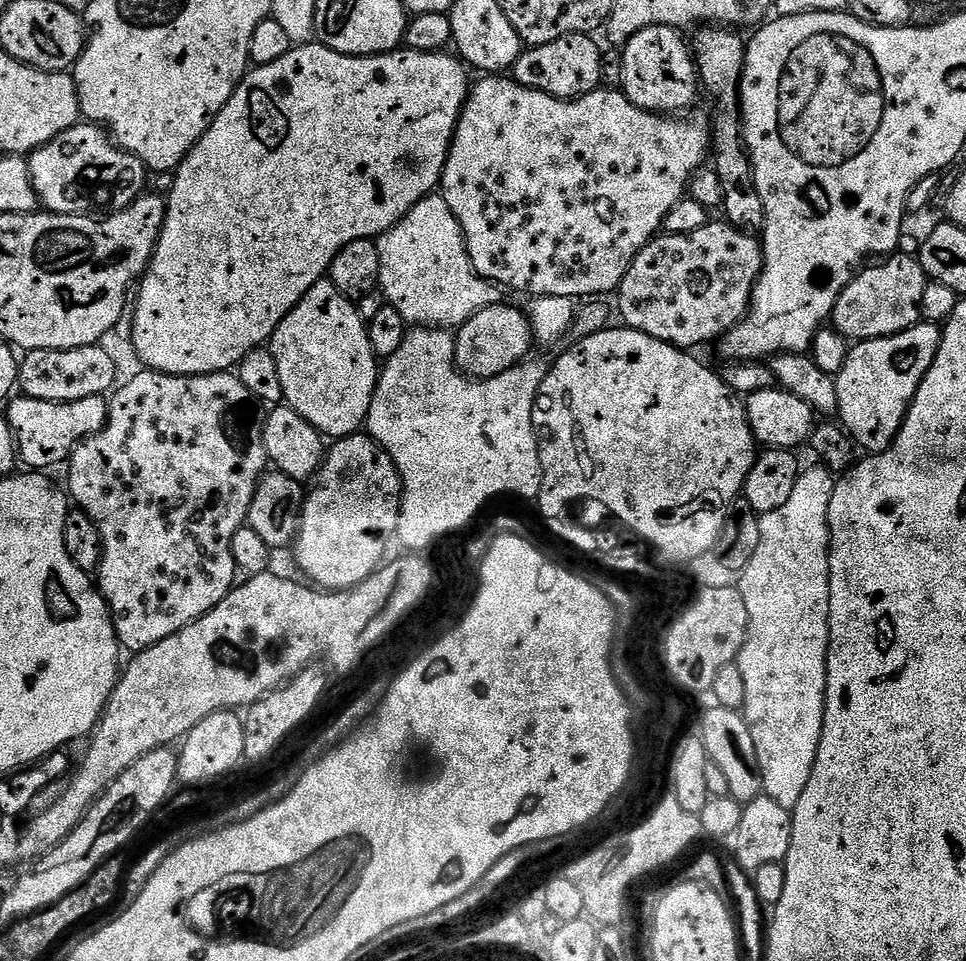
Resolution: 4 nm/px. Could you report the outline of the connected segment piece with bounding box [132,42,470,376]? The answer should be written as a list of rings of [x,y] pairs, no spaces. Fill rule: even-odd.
[[[304,42],[299,46],[293,46],[278,62],[270,62],[253,67],[240,81],[240,85],[234,90],[234,94],[226,102],[226,106],[217,116],[212,117],[212,124],[199,133],[198,139],[184,153],[179,166],[174,169],[174,175],[171,177],[172,189],[166,192],[166,207],[164,210],[164,224],[160,228],[160,236],[156,240],[156,249],[152,255],[152,261],[144,275],[138,281],[140,293],[135,293],[134,304],[136,300],[136,317],[132,320],[132,344],[136,347],[136,352],[140,355],[141,365],[147,366],[153,372],[164,372],[168,376],[208,376],[211,372],[227,372],[235,369],[243,360],[246,354],[250,354],[254,349],[267,345],[272,339],[274,330],[286,318],[290,310],[314,286],[317,282],[325,279],[326,273],[331,269],[334,258],[344,247],[355,240],[372,240],[378,238],[383,232],[389,232],[393,226],[400,221],[413,206],[423,198],[423,196],[433,195],[437,191],[440,183],[440,175],[444,173],[444,162],[448,157],[448,148],[452,145],[452,134],[456,130],[456,123],[460,120],[460,112],[464,108],[464,102],[468,99],[470,91],[469,69],[455,55],[447,51],[442,52],[414,52],[411,50],[397,50],[395,52],[383,52],[380,56],[347,56],[338,54],[330,50],[319,42]]]

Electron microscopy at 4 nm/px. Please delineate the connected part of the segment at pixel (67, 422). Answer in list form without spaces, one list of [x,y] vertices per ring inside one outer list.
[[[23,394],[17,395],[17,400],[8,408],[6,419],[12,428],[12,435],[16,437],[16,446],[18,456],[21,461],[24,460],[29,469],[48,470],[55,462],[56,456],[67,457],[77,444],[81,444],[85,436],[93,436],[95,432],[101,432],[104,423],[108,420],[109,401],[104,396],[95,396],[94,398],[82,398],[78,402],[50,402],[49,400],[39,400],[30,398]]]

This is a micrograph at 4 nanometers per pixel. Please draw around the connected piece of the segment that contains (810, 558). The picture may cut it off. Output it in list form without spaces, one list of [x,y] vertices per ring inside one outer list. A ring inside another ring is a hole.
[[[816,466],[820,468],[805,467],[800,477],[794,482],[794,491],[790,493],[790,502],[778,506],[778,510],[770,510],[759,517],[761,537],[758,550],[750,559],[749,565],[739,573],[738,591],[742,602],[746,606],[748,615],[748,636],[738,657],[738,663],[742,670],[742,682],[746,682],[746,702],[742,709],[744,721],[750,726],[750,738],[754,738],[754,750],[758,754],[758,766],[764,783],[763,795],[774,798],[778,806],[786,806],[794,809],[798,806],[798,798],[802,798],[802,790],[806,790],[806,782],[810,782],[810,774],[814,770],[814,762],[818,754],[818,746],[822,738],[822,726],[824,725],[824,695],[826,694],[826,682],[828,681],[828,623],[830,622],[830,562],[828,561],[828,507],[830,498],[836,489],[837,477],[833,469],[828,466]]]

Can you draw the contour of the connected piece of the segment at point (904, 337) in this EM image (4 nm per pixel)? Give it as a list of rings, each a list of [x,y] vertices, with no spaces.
[[[921,322],[905,332],[877,340],[861,340],[847,349],[844,365],[835,374],[838,390],[839,423],[868,454],[885,452],[904,424],[906,414],[918,394],[922,378],[938,354],[939,324]]]

